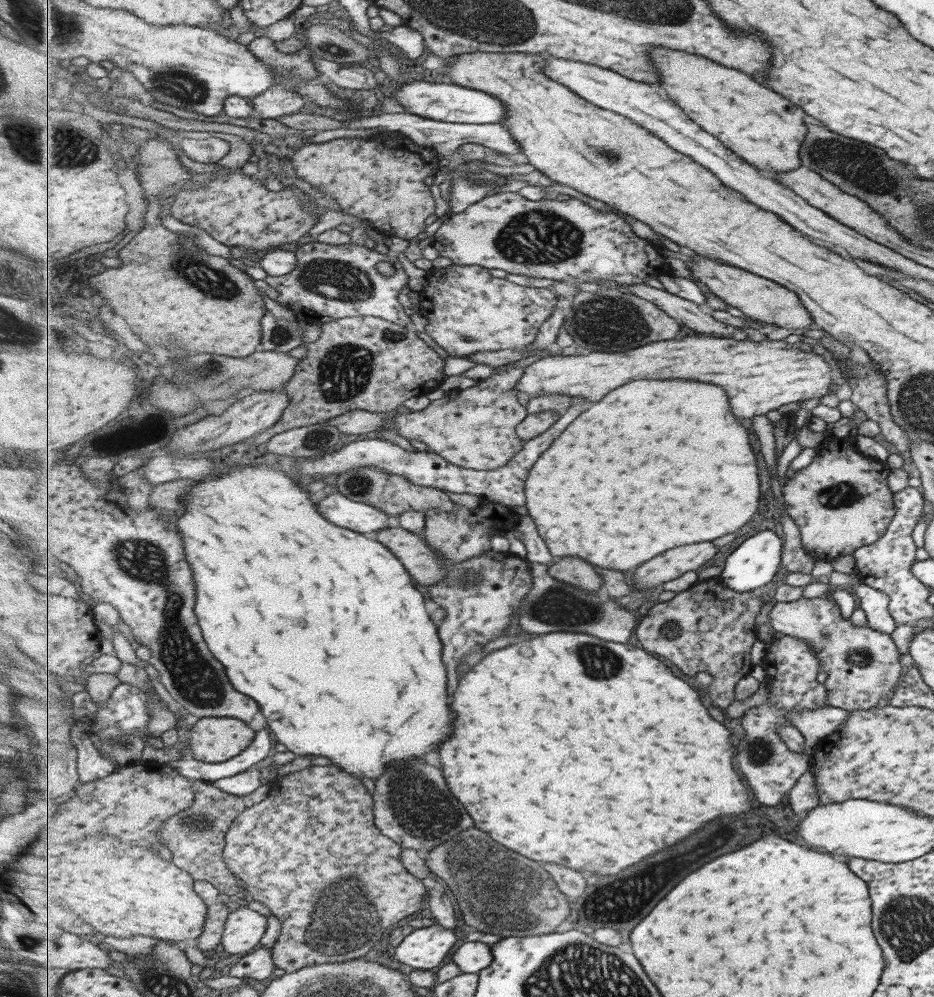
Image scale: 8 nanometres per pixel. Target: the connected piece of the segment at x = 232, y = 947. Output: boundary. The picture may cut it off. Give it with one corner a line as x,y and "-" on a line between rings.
246,906
235,909
228,918
222,948
229,955
242,955
264,940
268,917

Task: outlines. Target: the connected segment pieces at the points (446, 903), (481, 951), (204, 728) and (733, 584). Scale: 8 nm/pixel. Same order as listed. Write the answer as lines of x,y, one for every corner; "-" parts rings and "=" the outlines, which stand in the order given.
431,874
431,876
422,880
430,896
428,906
430,907
431,915
446,929
455,928
455,926
457,926
455,906
453,906
453,902
451,902
451,898
447,896
445,886
443,886
441,882
437,882
434,877
435,876
=
467,941
452,955
452,962
458,964
463,973
469,974
480,973
494,960
493,946
479,941
=
207,717
199,719
188,736
191,757
201,762
219,763
247,750
257,732
238,718
=
761,530
757,536
743,542
727,558
724,571
719,578
737,592
758,591
762,586
767,586
769,582
773,582
775,574
779,572
781,560
783,560
783,548
785,548
785,542
781,536
775,534
775,531

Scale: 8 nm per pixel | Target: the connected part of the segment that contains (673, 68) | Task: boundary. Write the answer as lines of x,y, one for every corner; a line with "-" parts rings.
655,48
651,52
651,60
661,73
660,86
667,92
667,98
674,100
691,120
700,124
706,132
719,138
725,146
734,150
741,158
754,164
767,176
789,172
802,166
800,146
804,144
808,128
805,124
805,112
799,106
795,106
791,100
761,86
759,82
751,80
741,70
721,66
697,54
687,54
687,52
669,50
669,48

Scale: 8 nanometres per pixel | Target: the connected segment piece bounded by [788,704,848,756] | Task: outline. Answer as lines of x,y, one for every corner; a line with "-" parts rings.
827,704
824,707
815,710
804,710
804,712
795,711
794,713
789,713
788,722
803,733
803,736
805,737
804,754
809,756
813,752
814,746
817,745
824,736
831,734
831,732
833,732
833,730
835,730
840,724
843,724
847,713
847,710
835,708

